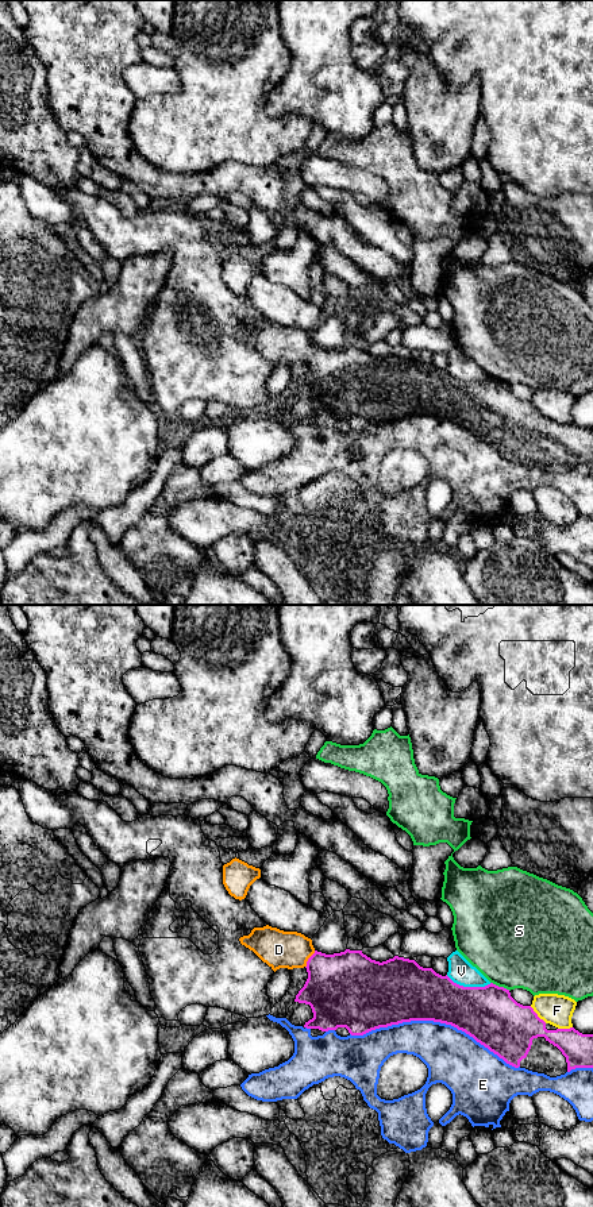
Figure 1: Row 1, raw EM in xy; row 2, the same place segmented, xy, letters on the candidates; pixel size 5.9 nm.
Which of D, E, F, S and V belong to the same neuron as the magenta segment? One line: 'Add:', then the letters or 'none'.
Add: D

